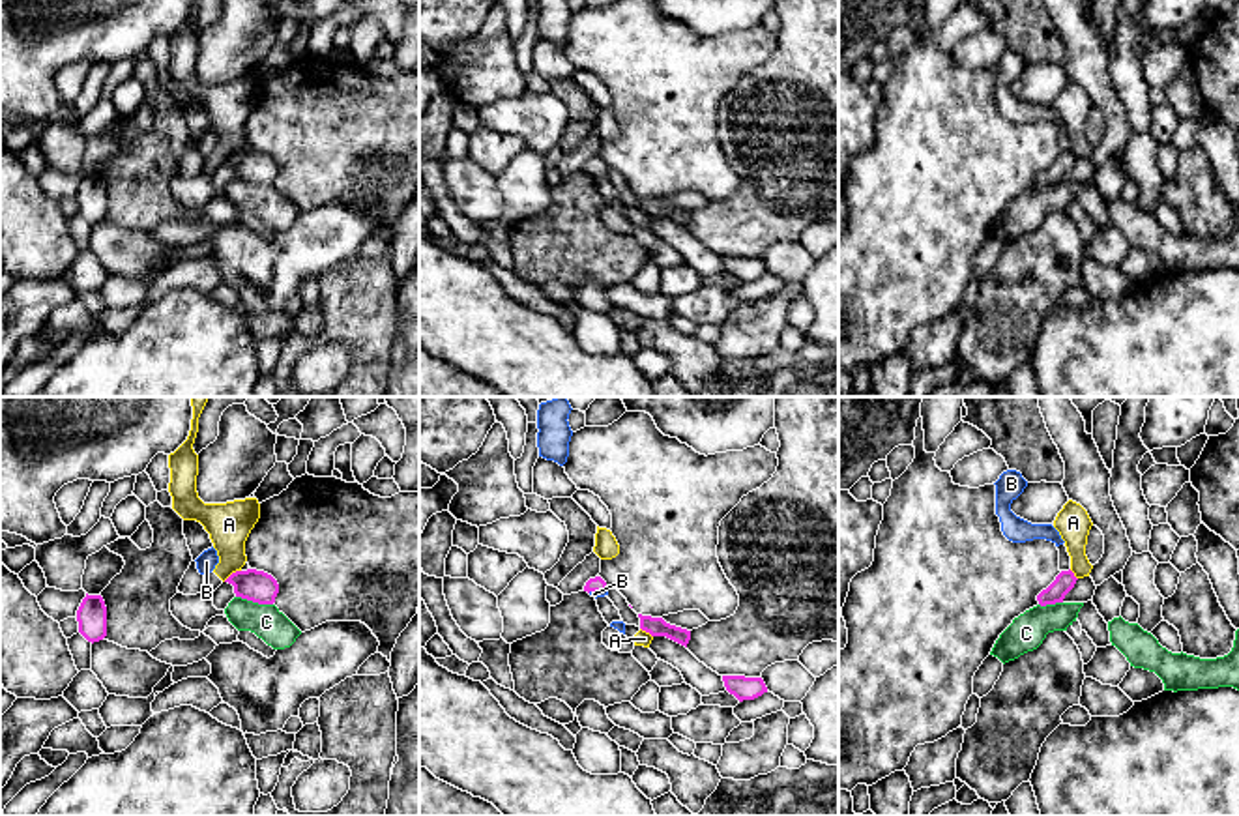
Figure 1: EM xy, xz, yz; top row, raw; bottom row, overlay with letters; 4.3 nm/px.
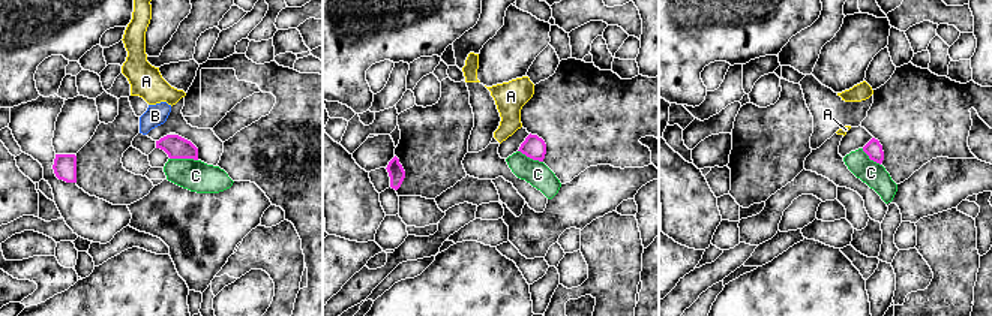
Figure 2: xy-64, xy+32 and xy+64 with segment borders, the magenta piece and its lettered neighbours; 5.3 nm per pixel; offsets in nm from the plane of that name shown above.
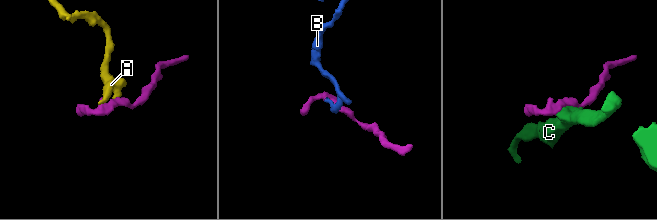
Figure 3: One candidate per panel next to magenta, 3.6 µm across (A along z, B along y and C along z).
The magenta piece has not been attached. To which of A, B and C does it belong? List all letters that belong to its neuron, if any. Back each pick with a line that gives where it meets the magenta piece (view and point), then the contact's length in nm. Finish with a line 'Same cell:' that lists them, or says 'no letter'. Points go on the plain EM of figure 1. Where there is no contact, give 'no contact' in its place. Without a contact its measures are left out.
B: contact xz (597, 171); length 90 nm
Same cell: B

